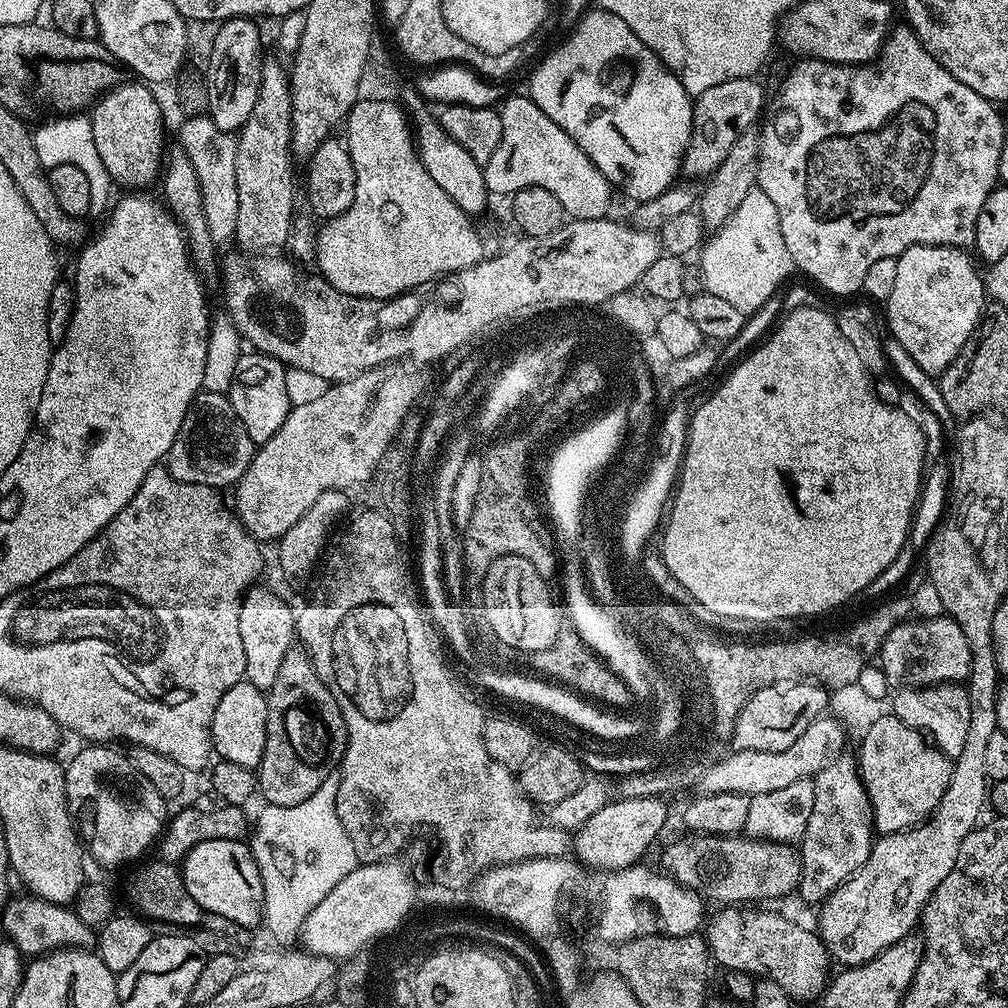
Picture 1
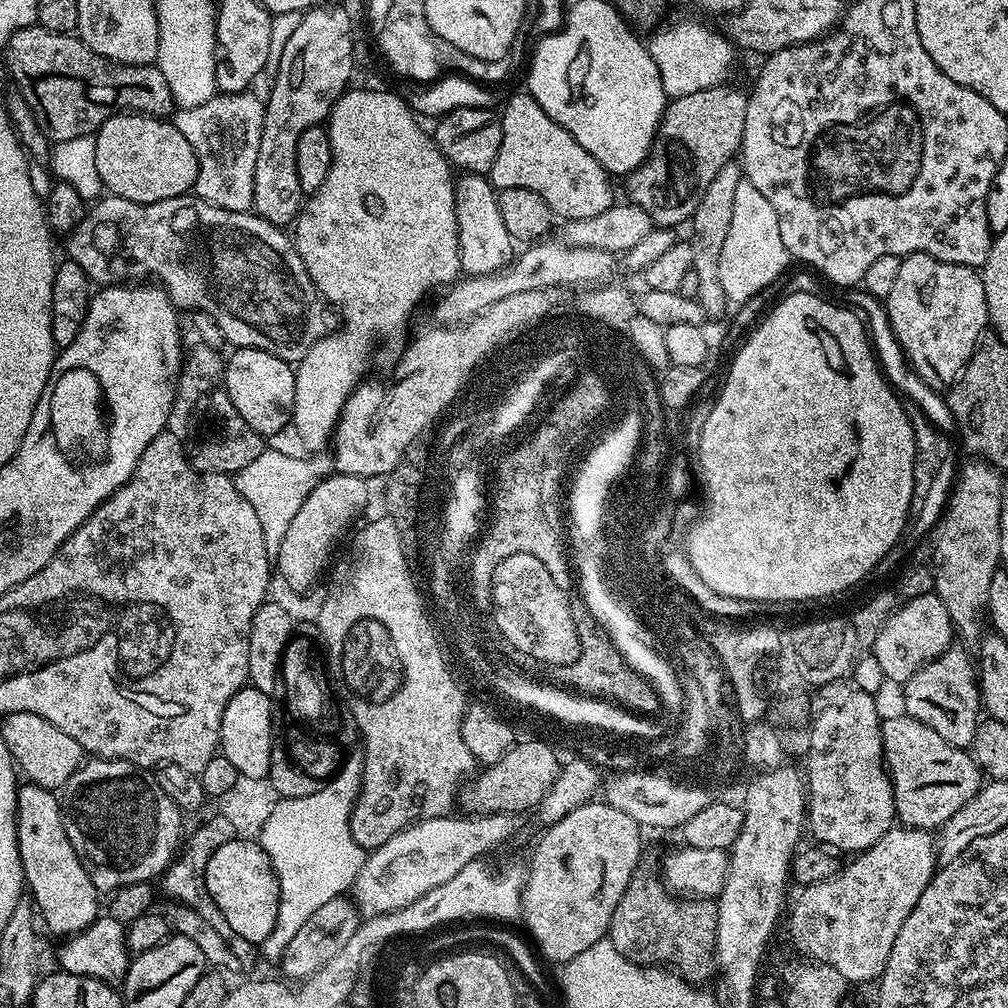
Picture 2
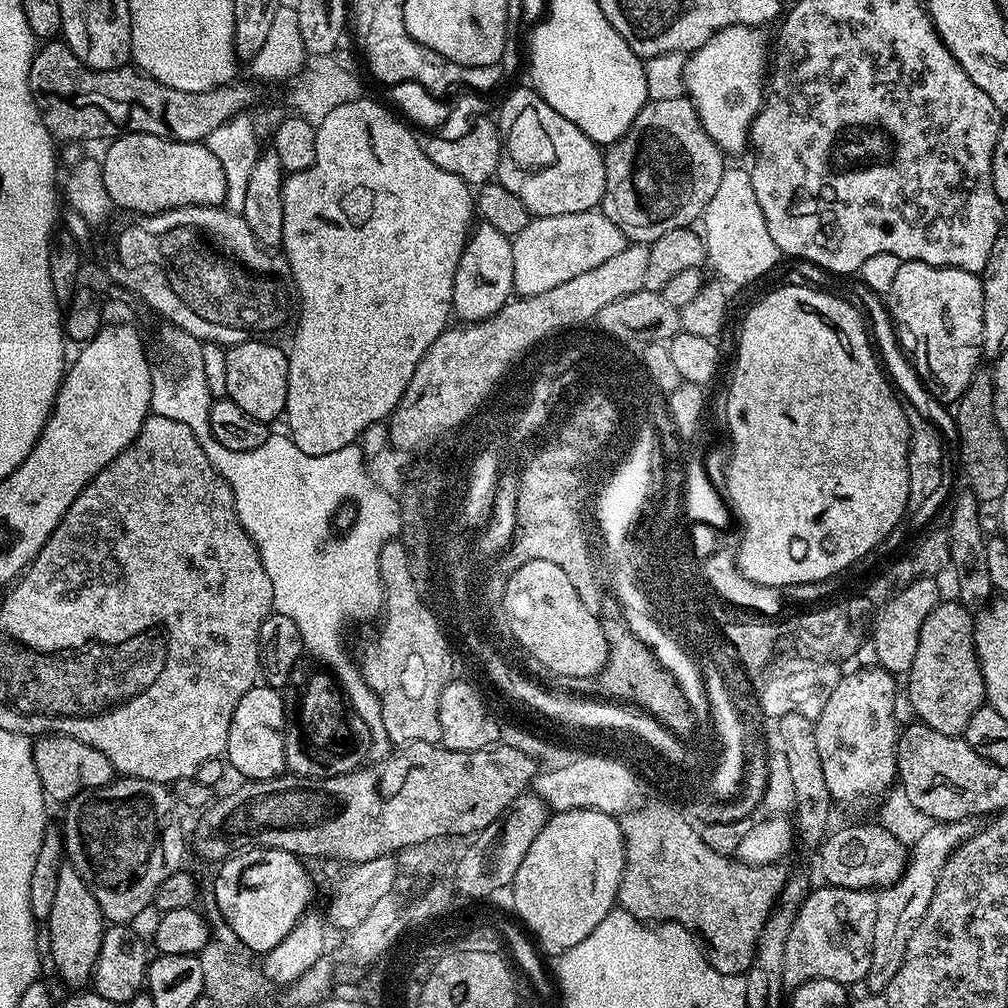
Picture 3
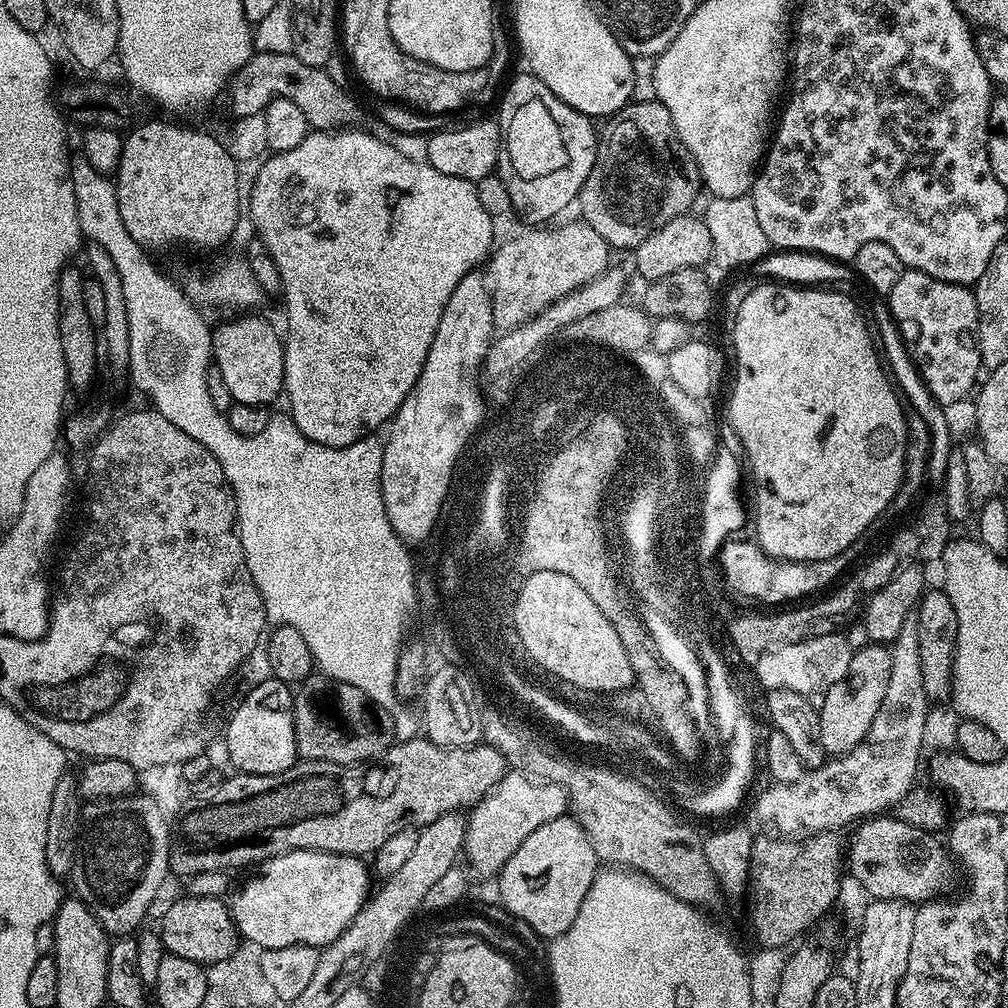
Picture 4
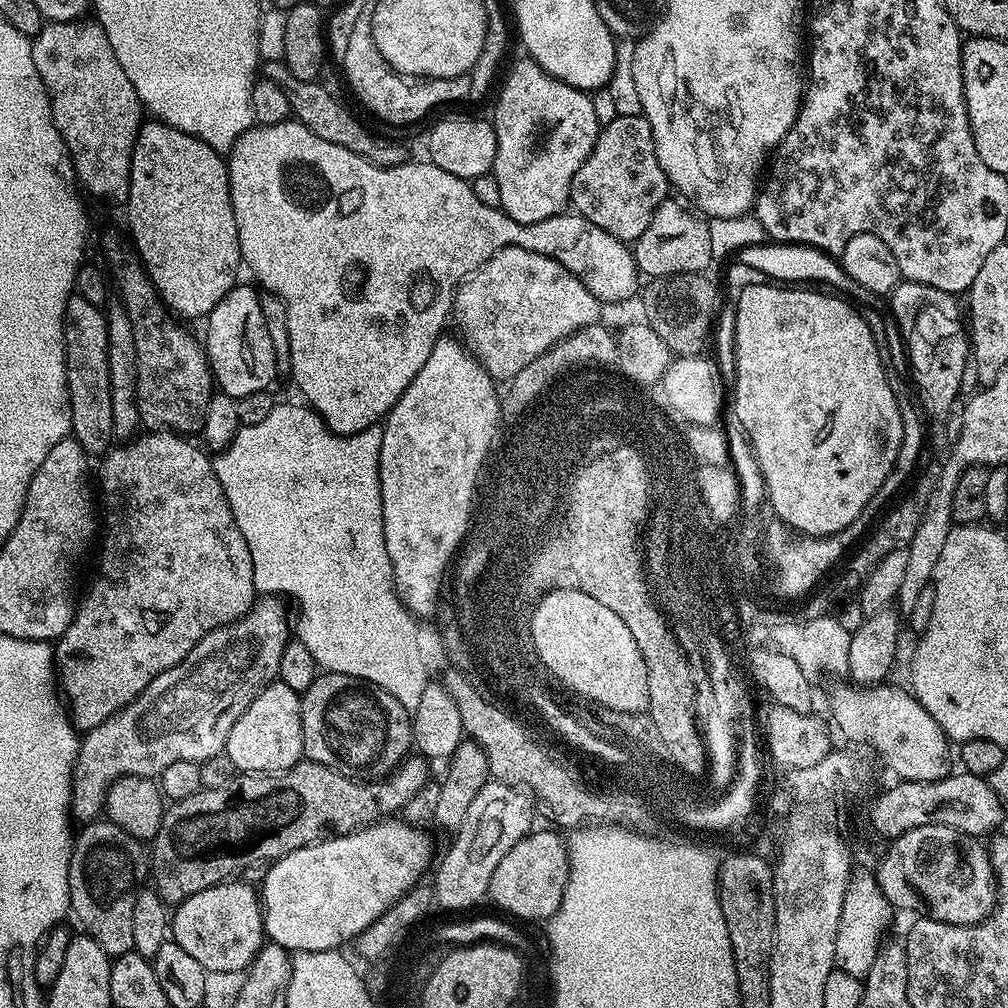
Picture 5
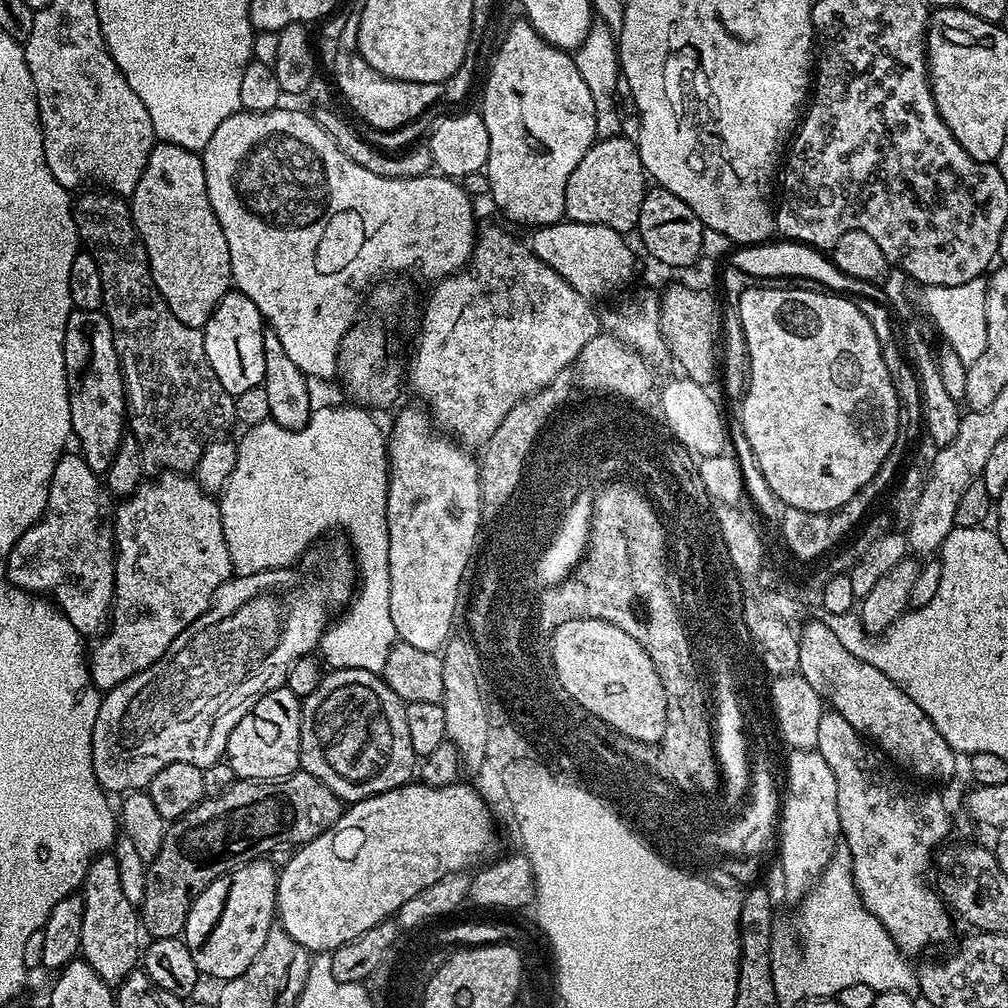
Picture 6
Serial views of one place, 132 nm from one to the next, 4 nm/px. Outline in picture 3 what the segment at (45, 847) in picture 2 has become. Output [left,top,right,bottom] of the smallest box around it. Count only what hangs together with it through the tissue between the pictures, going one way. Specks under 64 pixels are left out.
[46,866,106,989]

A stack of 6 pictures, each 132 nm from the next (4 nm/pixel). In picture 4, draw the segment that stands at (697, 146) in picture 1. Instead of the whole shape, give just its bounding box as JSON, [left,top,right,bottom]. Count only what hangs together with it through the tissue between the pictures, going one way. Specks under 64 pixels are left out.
[578,99,702,250]

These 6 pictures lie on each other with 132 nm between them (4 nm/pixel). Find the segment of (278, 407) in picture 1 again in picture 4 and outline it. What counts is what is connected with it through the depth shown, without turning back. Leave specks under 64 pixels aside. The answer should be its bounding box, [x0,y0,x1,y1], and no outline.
[212,314,284,406]

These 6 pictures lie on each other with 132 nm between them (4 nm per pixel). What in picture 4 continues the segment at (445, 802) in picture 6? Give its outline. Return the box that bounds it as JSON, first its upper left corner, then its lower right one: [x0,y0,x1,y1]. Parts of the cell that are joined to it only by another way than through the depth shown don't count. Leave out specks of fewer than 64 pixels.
[230,852,370,950]

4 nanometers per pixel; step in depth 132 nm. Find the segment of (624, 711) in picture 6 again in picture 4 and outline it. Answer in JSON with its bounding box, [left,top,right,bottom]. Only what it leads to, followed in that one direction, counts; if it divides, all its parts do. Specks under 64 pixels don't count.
[513,570,634,694]

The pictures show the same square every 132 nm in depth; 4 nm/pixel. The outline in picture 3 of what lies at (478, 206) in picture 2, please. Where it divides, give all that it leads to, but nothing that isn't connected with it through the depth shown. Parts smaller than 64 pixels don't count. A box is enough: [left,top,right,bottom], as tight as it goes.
[452,222,514,322]

